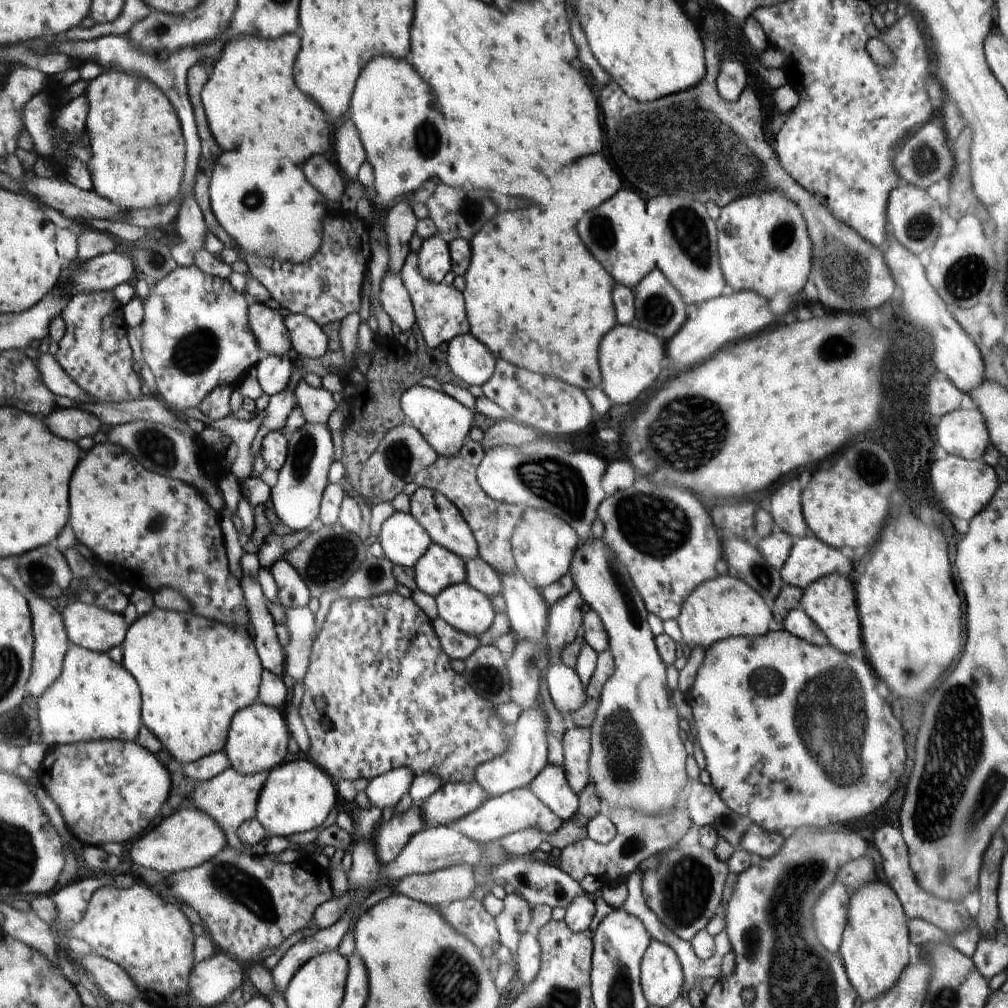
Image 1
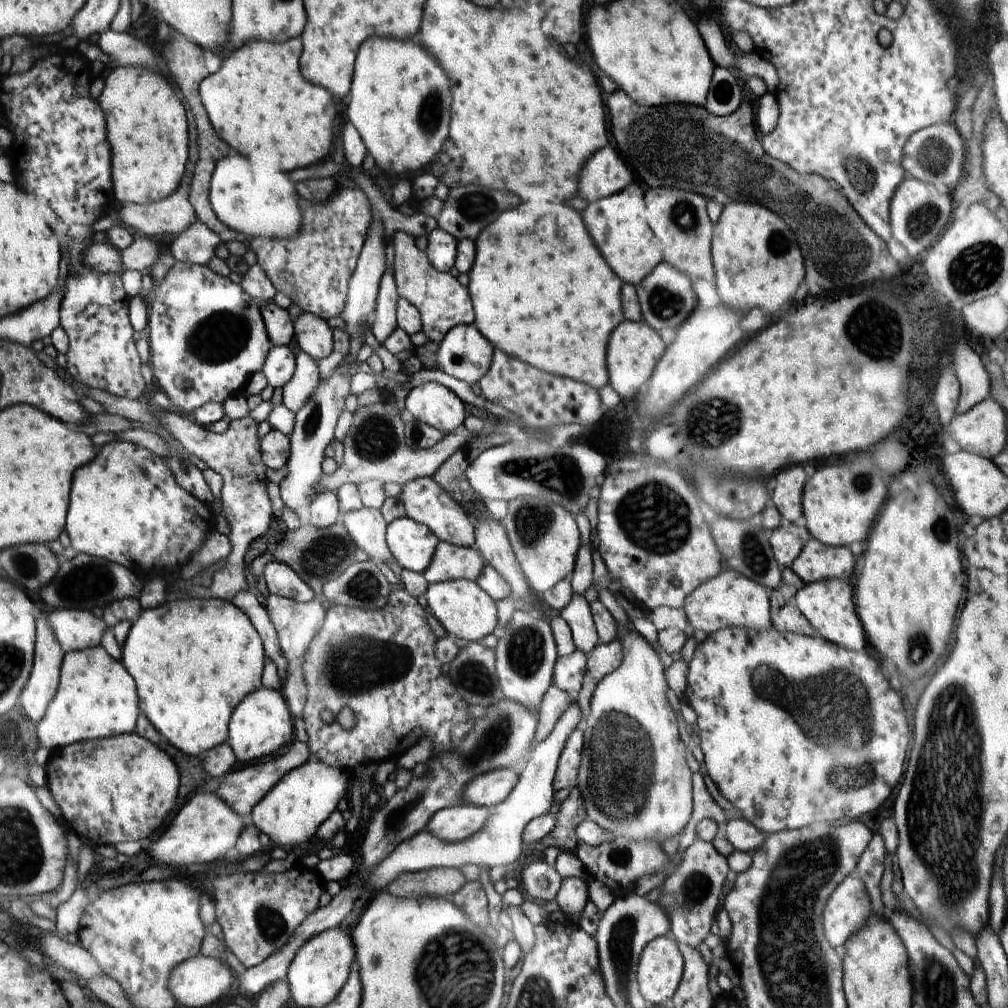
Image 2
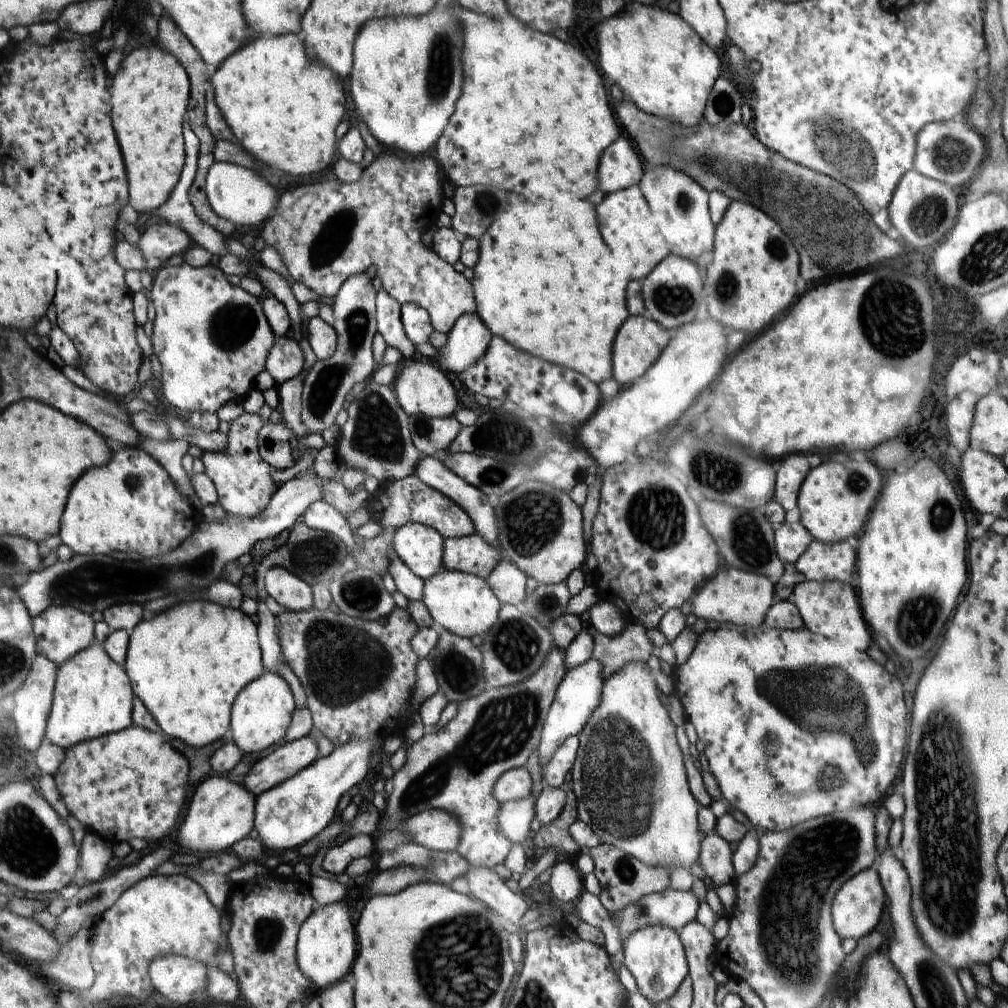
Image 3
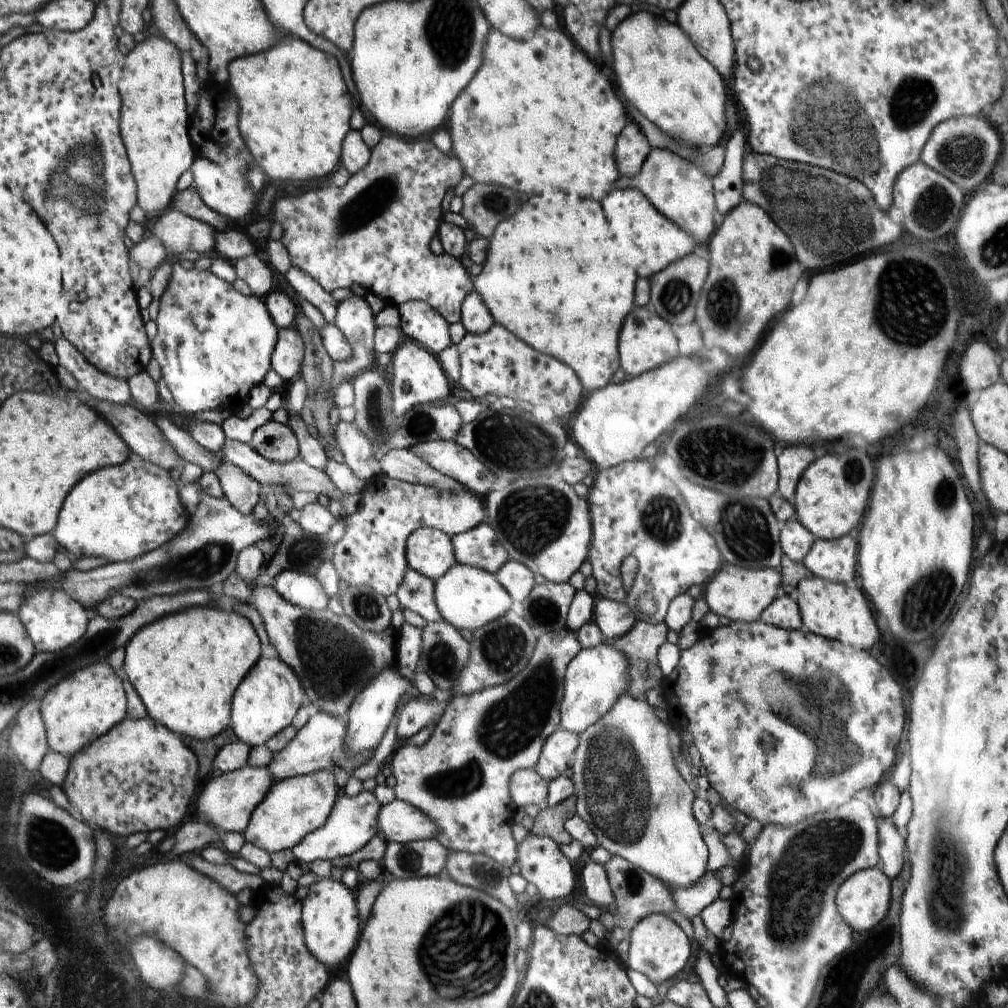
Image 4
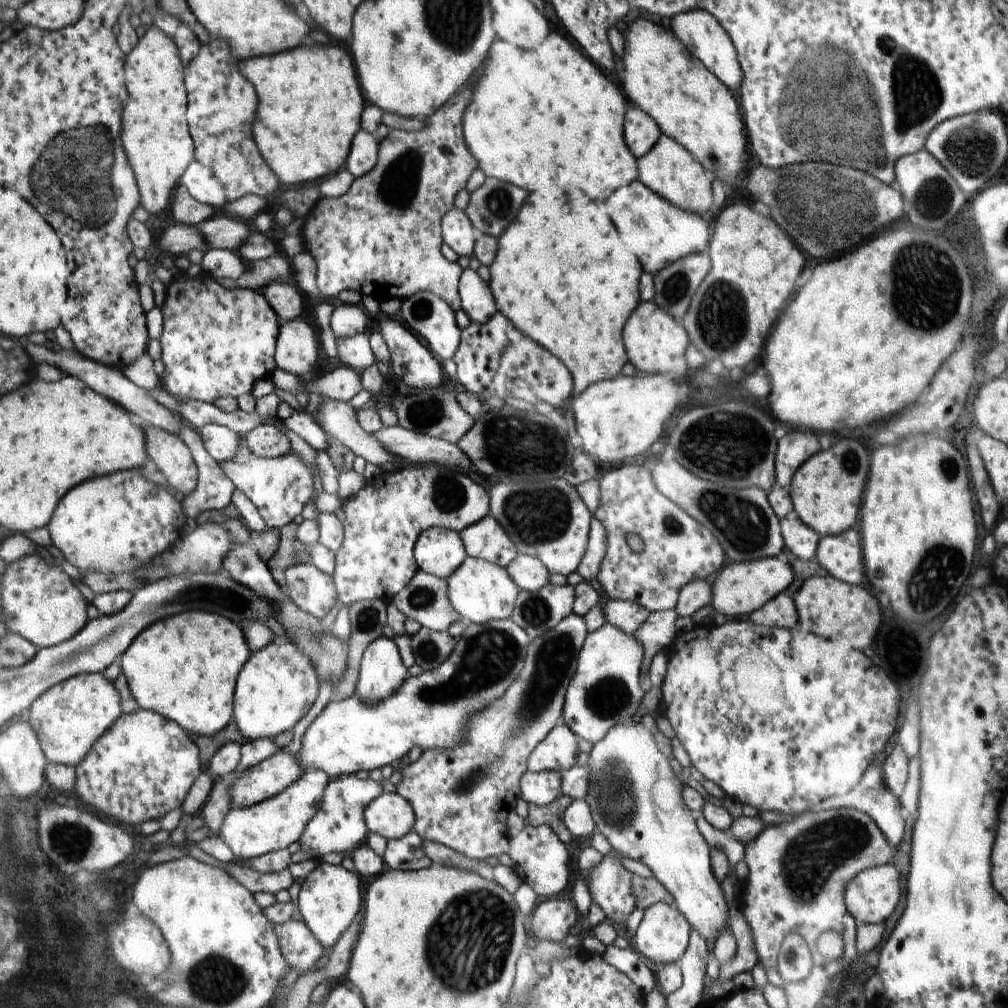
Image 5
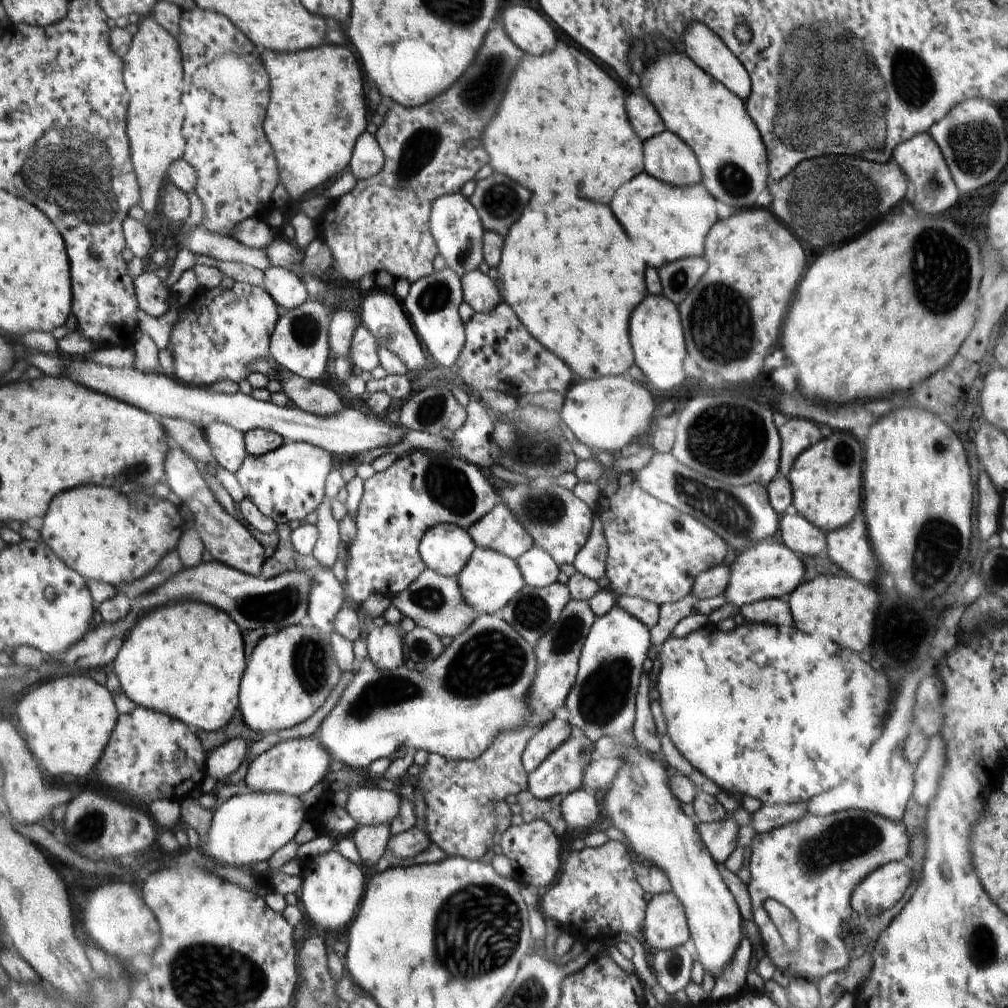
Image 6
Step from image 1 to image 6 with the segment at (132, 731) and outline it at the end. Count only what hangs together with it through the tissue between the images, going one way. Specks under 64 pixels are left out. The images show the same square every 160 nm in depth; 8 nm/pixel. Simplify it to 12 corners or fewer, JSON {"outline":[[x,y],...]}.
{"outline":[[71,673],[18,702],[44,770],[86,776],[118,718],[107,686]]}

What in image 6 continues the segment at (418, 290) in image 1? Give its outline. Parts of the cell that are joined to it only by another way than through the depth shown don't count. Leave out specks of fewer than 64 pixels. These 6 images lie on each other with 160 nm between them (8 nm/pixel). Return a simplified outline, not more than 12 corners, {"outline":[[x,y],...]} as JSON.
{"outline":[[501,20],[420,108],[384,99],[382,170],[314,219],[331,288],[433,275],[432,206],[484,164],[524,56]]}

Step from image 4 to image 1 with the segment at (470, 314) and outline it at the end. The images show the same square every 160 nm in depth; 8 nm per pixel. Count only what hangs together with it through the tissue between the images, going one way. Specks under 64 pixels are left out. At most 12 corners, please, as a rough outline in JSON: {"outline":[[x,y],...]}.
{"outline":[[470,332],[452,339],[451,371],[469,386],[494,374],[495,356]]}

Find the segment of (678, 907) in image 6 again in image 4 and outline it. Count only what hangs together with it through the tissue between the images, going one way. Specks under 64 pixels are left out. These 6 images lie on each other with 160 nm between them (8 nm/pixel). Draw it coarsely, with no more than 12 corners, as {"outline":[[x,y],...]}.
{"outline":[[664,913],[627,937],[626,964],[656,986],[692,956],[690,940]]}

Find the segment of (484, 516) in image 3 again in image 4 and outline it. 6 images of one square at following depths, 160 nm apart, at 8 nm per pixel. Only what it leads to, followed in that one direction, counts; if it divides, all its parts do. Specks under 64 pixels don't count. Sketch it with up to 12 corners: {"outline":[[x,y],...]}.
{"outline":[[390,449],[378,461],[394,479],[460,489],[456,479],[408,449]]}

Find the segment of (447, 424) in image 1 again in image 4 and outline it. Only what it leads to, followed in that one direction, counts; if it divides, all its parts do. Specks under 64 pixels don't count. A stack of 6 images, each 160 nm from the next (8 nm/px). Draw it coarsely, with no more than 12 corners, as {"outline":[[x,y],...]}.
{"outline":[[424,347],[393,354],[392,410],[402,417],[450,394],[442,366]]}

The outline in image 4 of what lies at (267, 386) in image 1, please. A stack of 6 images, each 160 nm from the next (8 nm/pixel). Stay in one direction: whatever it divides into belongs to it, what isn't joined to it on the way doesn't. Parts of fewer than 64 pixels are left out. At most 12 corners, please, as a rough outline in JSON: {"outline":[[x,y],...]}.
{"outline":[[292,326],[282,329],[272,368],[282,380],[300,376],[304,345]]}

